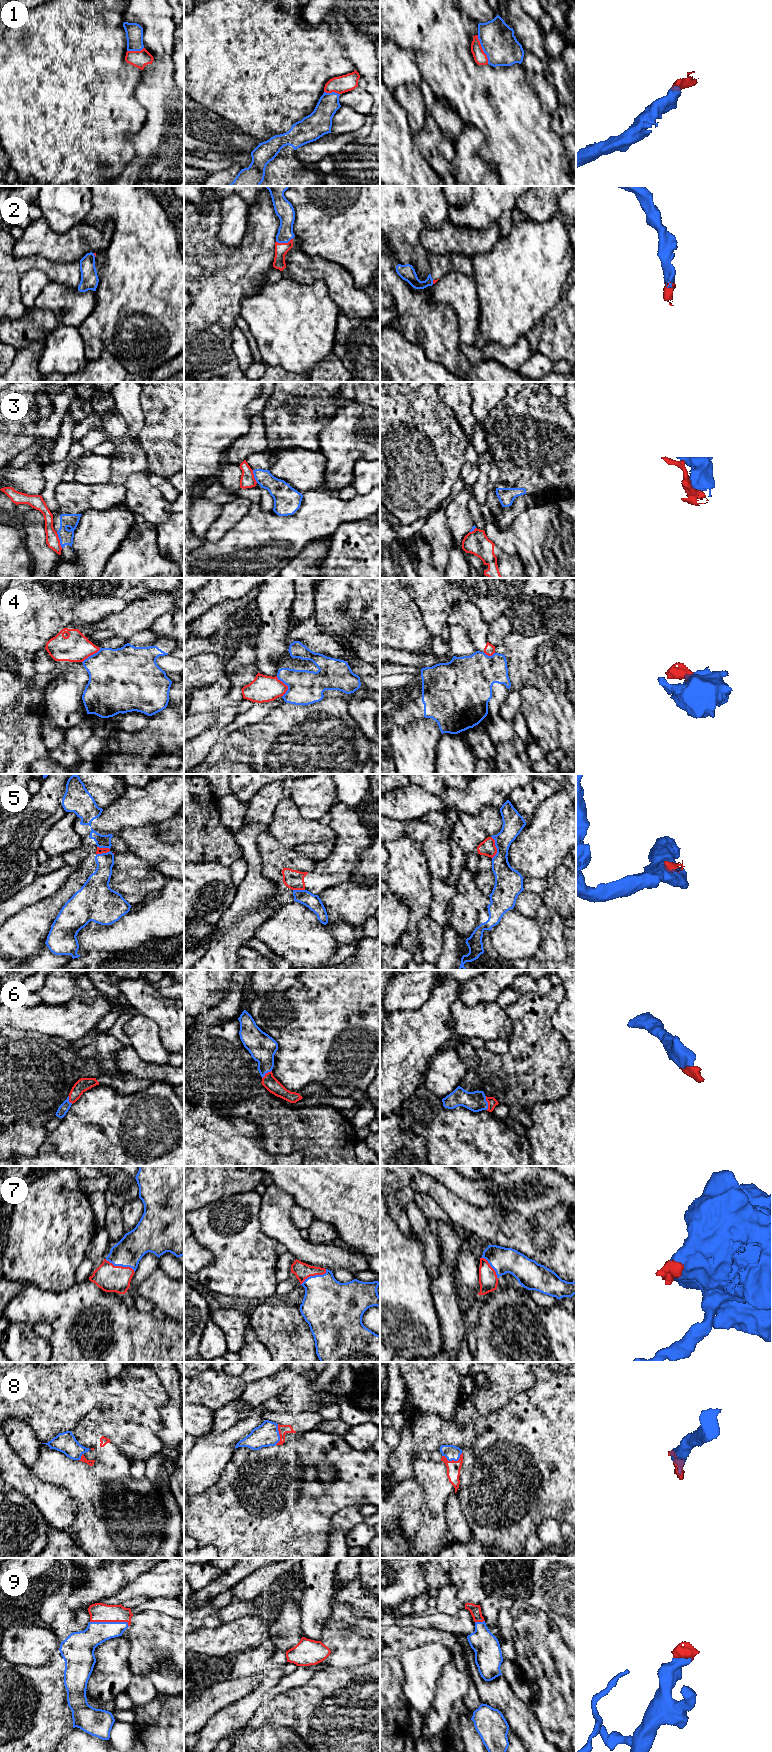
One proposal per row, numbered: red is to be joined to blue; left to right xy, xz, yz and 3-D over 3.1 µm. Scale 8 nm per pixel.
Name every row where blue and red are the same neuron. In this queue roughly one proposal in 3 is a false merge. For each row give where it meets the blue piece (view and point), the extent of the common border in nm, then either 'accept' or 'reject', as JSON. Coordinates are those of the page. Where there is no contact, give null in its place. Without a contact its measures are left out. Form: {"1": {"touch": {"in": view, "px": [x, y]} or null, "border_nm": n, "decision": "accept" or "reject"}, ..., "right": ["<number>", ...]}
{"1": {"touch": {"in": "yz", "px": [482, 48]}, "border_nm": 240, "decision": "accept"}, "2": {"touch": {"in": "xz", "px": [284, 242]}, "border_nm": 140, "decision": "accept"}, "3": {"touch": {"in": "xy", "px": [59, 539]}, "border_nm": 140, "decision": "reject"}, "4": {"touch": {"in": "xz", "px": [287, 685]}, "border_nm": 180, "decision": "reject"}, "5": {"touch": {"in": "xy", "px": [104, 847]}, "border_nm": 120, "decision": "reject"}, "6": {"touch": {"in": "yz", "px": [487, 1103]}, "border_nm": 110, "decision": "accept"}, "7": {"touch": {"in": "xy", "px": [120, 1265]}, "border_nm": 260, "decision": "accept"}, "8": {"touch": {"in": "yz", "px": [453, 1459]}, "border_nm": 170, "decision": "accept"}, "9": {"touch": {"in": "xy", "px": [110, 1622]}, "border_nm": 320, "decision": "accept"}, "right": ["1", "2", "6", "7", "8", "9"]}

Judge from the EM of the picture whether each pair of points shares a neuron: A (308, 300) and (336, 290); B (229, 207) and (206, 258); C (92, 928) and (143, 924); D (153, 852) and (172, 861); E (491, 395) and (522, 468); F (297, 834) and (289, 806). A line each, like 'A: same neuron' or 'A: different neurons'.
A: different neurons
B: different neurons
C: same neuron
D: same neuron
E: different neurons
F: same neuron

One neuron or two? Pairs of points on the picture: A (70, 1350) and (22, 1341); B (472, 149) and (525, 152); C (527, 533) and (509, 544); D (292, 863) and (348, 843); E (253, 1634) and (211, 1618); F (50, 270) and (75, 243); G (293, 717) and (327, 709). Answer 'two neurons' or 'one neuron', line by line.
A: two neurons
B: two neurons
C: one neuron
D: two neurons
E: two neurons
F: two neurons
G: one neuron

